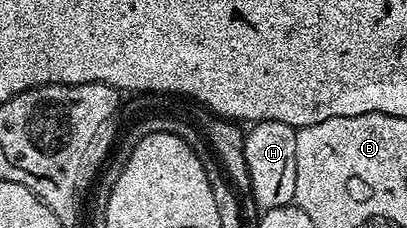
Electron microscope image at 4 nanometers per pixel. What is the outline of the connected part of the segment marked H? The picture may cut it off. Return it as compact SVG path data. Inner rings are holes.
M261 121L252 123L245 131L245 165L249 165L249 181L251 182L250 198L255 200L256 208L268 211L278 207L286 207L295 198L297 185L297 137L296 128L285 125L281 121Z

